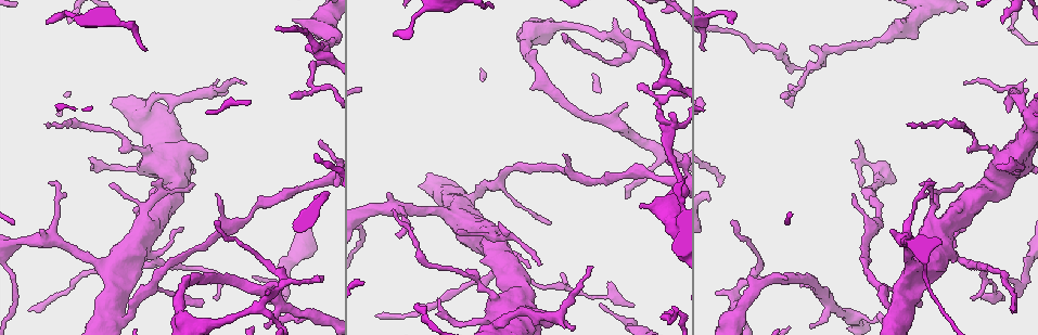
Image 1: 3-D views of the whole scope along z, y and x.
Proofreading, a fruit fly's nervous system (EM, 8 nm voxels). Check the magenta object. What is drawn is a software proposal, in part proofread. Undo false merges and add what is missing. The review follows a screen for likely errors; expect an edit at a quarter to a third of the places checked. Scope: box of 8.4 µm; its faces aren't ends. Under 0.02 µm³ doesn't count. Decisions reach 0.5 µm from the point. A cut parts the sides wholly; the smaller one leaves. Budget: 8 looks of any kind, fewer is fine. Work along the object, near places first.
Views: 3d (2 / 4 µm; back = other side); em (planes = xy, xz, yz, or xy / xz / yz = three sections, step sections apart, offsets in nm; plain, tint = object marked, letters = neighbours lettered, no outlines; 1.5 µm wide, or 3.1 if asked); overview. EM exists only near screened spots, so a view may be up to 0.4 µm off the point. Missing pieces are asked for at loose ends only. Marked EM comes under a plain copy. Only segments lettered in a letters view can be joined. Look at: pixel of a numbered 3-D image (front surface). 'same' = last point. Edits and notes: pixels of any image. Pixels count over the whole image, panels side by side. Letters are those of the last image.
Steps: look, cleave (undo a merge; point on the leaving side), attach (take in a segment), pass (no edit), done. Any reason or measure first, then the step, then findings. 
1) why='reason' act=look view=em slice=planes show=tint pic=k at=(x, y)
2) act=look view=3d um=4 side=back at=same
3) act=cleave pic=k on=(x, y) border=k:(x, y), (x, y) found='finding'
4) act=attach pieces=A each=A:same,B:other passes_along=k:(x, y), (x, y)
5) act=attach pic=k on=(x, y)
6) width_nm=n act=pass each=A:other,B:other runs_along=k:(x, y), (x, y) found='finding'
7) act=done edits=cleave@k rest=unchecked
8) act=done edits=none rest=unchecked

act=look view=em slice=yz step=4 show=letters pic=1 at=(933, 181)

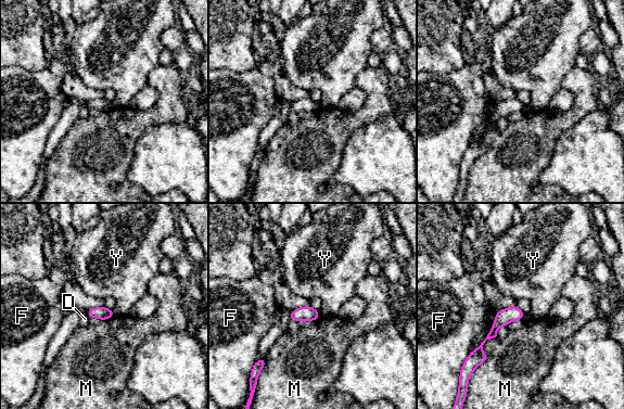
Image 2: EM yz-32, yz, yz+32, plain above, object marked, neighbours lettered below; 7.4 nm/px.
longest_contact=M:280nm act=pass each=D:other,F:other,M:other,Y:other found='none of them fits'

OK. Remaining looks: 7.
why='a narrow waist' act=look view=em slice=planes show=letters pic=1 at=(990, 281)

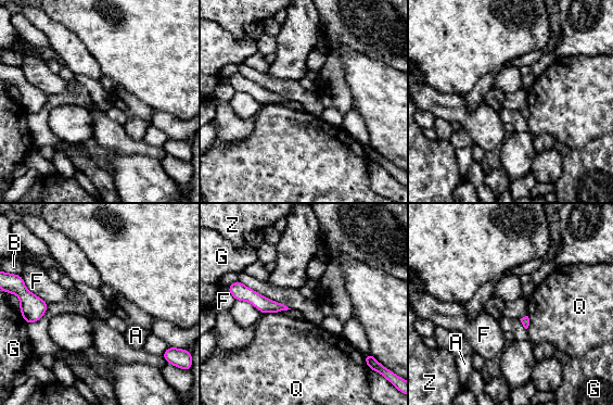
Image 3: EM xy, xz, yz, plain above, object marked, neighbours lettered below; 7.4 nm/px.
longest_contact=F:300nm act=pass each=A:other,B:other,F:other,G:other,Q:other,Z:other found='continuous, no second cell'

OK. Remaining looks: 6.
why='sudden change in width' act=look view=em slice=planes show=tint pic=1 at=(967, 261)

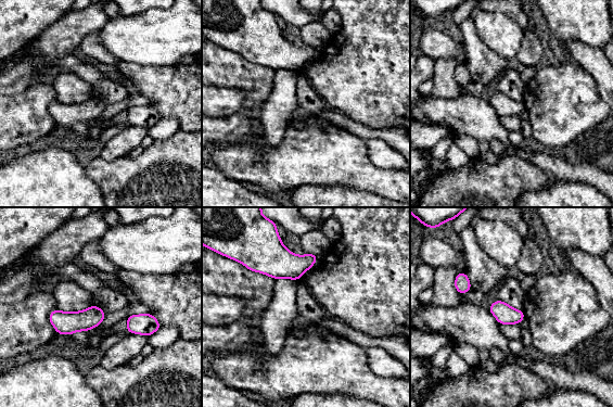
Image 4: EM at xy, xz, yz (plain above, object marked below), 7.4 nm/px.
act=look view=em slice=planes show=letters at=same

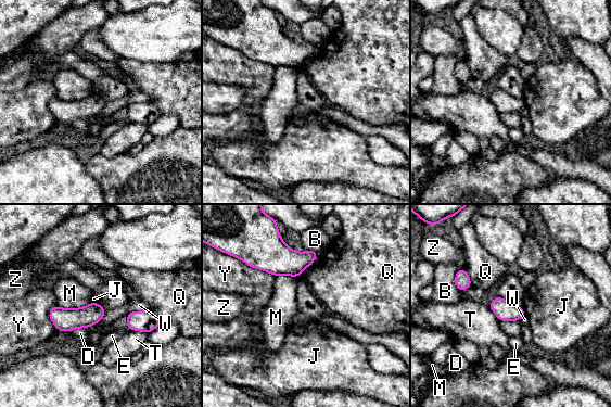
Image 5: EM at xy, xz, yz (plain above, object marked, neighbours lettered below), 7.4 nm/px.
longest_contact=M:260nm act=pass each=B:other,D:other,E:other,J:other,M:other,Q:other,T:other,W:other,Y:other,Z:other found='one cell here'

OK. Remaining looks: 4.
act=look view=3d um=4 pic=1 at=(291, 99)

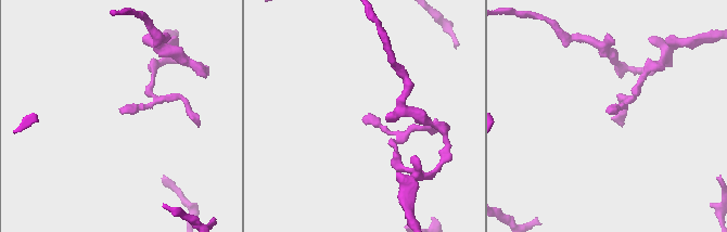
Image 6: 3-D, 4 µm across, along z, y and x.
act=look view=em slice=yz step=4 show=tint pic=6 at=(608, 112)

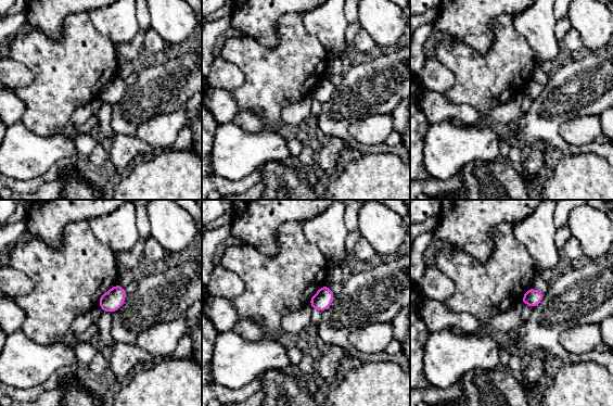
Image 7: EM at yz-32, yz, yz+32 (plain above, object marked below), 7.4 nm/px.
act=look view=em slice=xz step=4 show=letters at=same

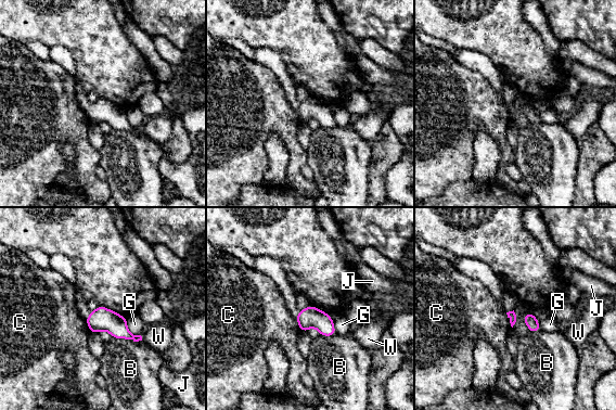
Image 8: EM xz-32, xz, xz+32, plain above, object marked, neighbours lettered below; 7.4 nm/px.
width_nm=90 longest_contact=B:240nm act=pass each=B:other,C:other,G:other,J:other,W:other found='no lettered segment goes on from it'

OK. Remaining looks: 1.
act=done edits=none rest=unchecked

